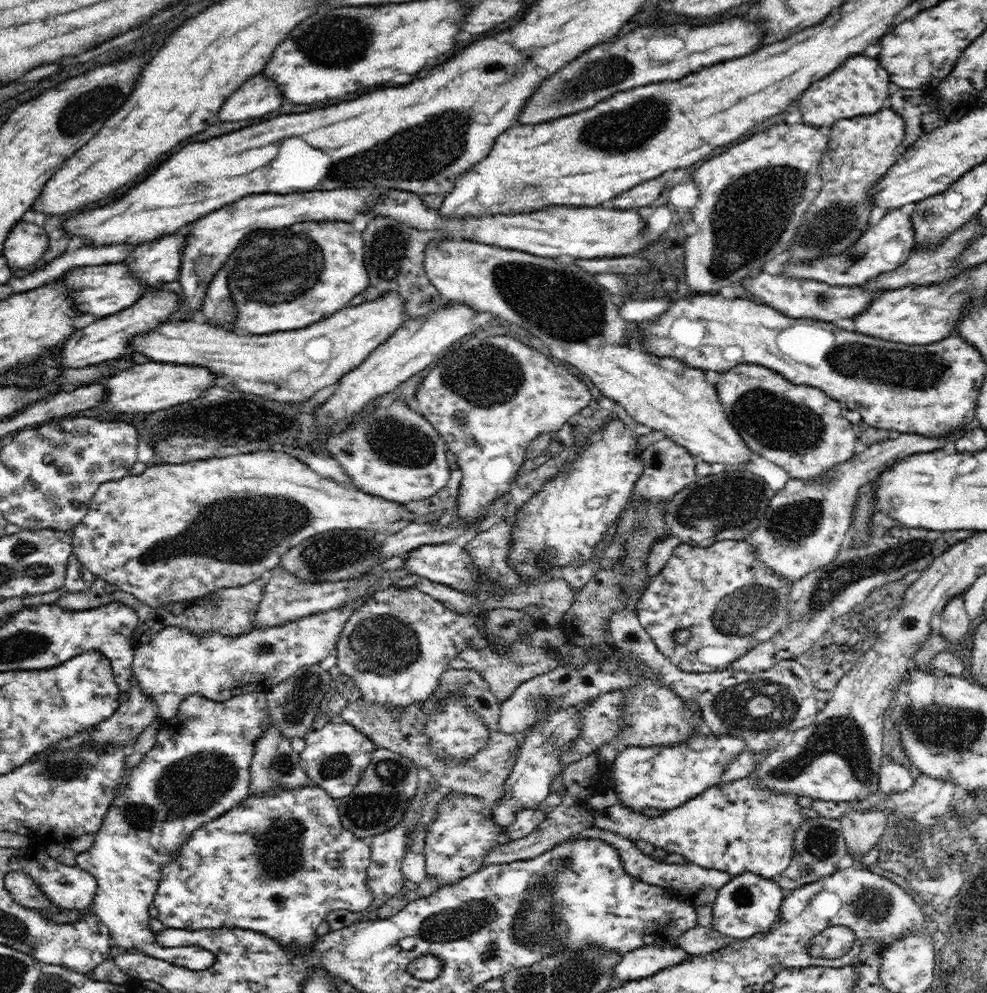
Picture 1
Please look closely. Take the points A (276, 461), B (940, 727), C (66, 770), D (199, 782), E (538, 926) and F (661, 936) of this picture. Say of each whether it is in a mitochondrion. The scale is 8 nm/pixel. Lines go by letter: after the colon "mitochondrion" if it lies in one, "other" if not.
A: other
B: mitochondrion
C: mitochondrion
D: mitochondrion
E: mitochondrion
F: other

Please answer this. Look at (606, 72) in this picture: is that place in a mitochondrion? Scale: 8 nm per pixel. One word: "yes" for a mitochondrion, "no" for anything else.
yes

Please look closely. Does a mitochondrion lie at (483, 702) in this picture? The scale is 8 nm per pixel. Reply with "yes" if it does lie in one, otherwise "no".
no

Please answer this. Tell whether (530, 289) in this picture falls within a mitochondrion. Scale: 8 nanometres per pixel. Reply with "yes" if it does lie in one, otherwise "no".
yes

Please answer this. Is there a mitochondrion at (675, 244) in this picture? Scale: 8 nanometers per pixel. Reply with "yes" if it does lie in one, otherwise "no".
no

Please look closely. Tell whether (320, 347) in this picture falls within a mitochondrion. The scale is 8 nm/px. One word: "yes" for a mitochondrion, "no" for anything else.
no

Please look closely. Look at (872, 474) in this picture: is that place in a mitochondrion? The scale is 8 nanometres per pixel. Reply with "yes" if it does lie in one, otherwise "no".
no

